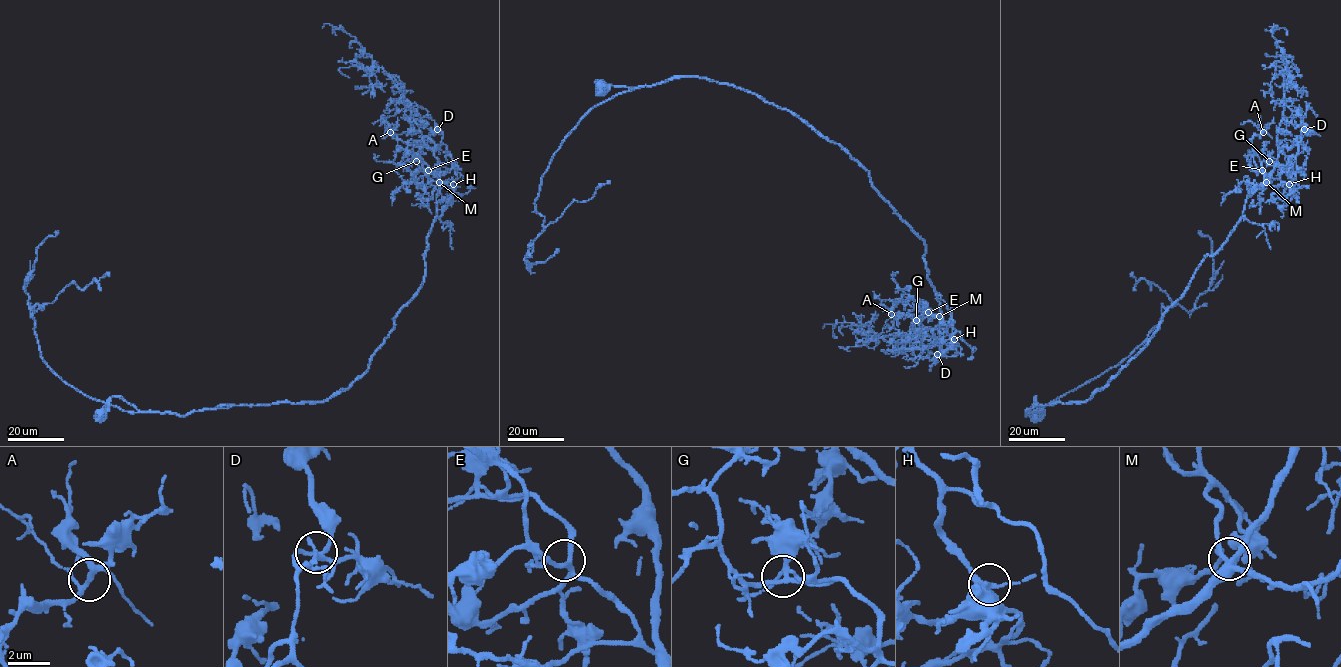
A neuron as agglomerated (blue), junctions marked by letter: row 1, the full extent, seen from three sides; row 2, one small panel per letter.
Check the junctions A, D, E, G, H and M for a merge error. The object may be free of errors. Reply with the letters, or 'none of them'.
none of them

